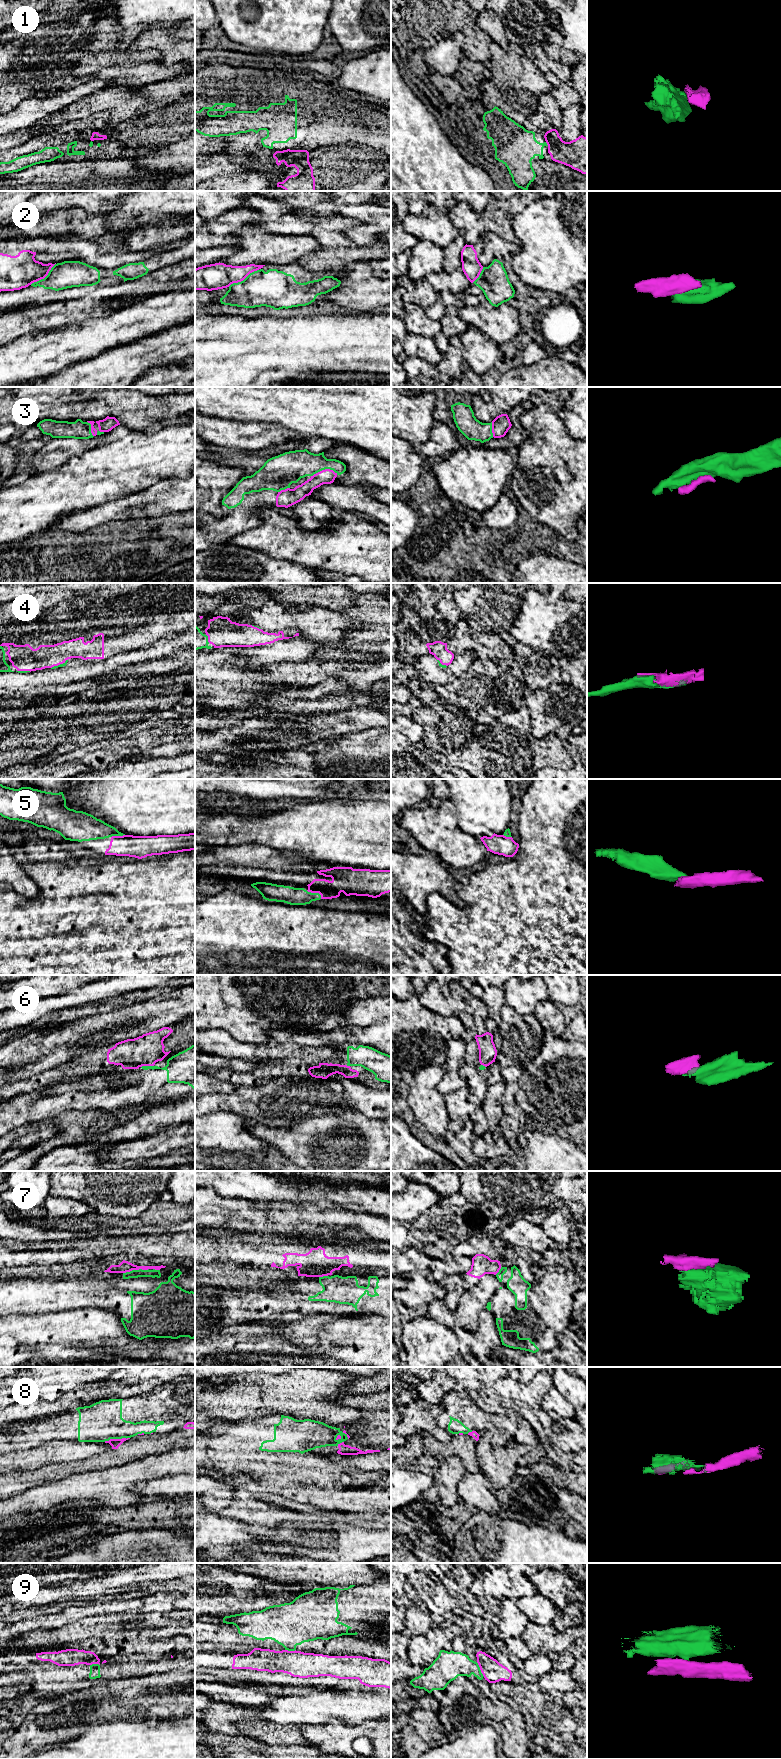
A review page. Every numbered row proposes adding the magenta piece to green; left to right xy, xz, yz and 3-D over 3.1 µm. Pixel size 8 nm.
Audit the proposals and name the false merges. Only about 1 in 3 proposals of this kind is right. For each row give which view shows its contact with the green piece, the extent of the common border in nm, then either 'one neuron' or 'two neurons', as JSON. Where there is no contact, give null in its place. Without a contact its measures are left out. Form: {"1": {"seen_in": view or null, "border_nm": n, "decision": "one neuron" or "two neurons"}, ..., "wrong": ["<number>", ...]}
{"1": {"seen_in": "yz", "border_nm": 40, "decision": "two neurons"}, "2": {"seen_in": "xz", "border_nm": 280, "decision": "two neurons"}, "3": {"seen_in": "xz", "border_nm": 220, "decision": "one neuron"}, "4": {"seen_in": "xy", "border_nm": 150, "decision": "one neuron"}, "5": {"seen_in": "xz", "border_nm": 140, "decision": "one neuron"}, "6": {"seen_in": "xy", "border_nm": 110, "decision": "two neurons"}, "7": {"seen_in": "xy", "border_nm": 220, "decision": "two neurons"}, "8": {"seen_in": "xy", "border_nm": 220, "decision": "two neurons"}, "9": {"seen_in": "xz", "border_nm": 90, "decision": "two neurons"}, "wrong": ["1", "2", "6", "7", "8", "9"]}

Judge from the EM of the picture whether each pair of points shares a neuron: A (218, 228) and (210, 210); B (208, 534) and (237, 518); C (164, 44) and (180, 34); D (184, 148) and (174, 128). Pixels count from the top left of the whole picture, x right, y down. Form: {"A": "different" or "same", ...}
{"A": "different", "B": "same", "C": "different", "D": "different"}

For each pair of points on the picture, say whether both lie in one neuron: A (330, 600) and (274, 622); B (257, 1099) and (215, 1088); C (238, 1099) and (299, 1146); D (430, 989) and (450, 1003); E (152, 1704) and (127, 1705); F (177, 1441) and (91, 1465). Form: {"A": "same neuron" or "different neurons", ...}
{"A": "different neurons", "B": "different neurons", "C": "different neurons", "D": "same neuron", "E": "same neuron", "F": "same neuron"}

